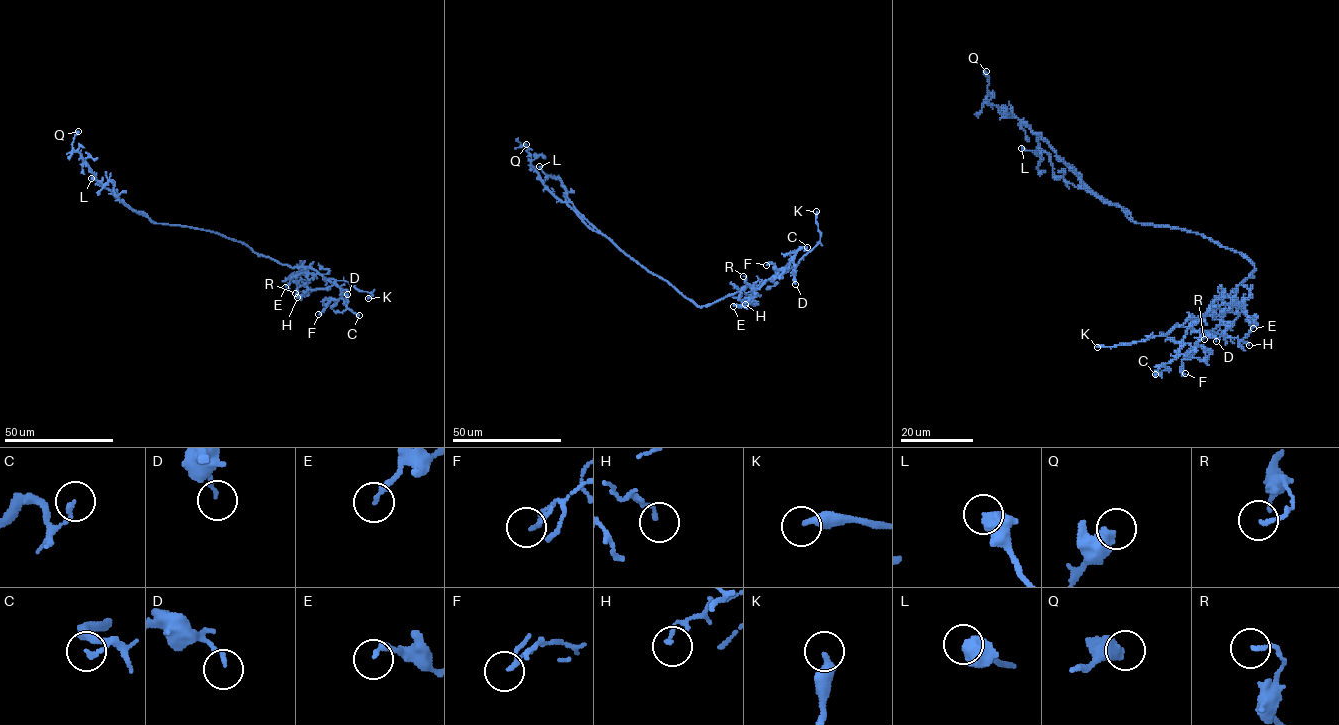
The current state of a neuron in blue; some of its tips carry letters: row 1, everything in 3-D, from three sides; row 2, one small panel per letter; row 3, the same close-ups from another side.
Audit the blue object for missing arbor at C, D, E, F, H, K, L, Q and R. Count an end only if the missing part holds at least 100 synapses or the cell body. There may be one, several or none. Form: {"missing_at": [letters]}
{"missing_at": ["K"]}

